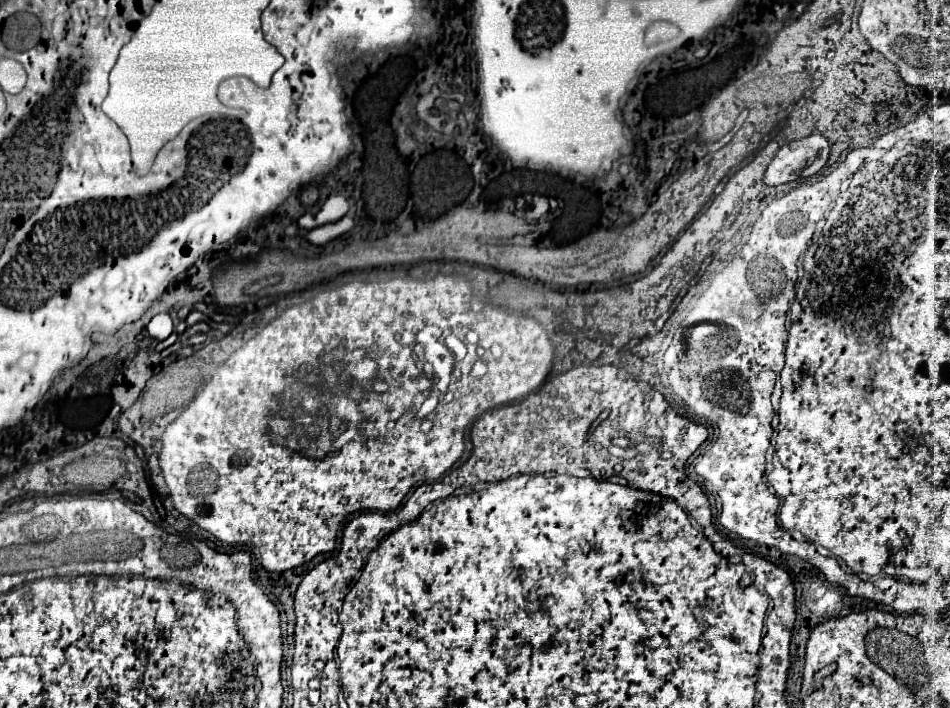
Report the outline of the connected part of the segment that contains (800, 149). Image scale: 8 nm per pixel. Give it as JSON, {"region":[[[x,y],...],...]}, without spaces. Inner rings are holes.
{"region":[[[810,135],[784,145],[766,169],[766,185],[782,185],[818,173],[830,153],[830,143],[824,135]]]}

